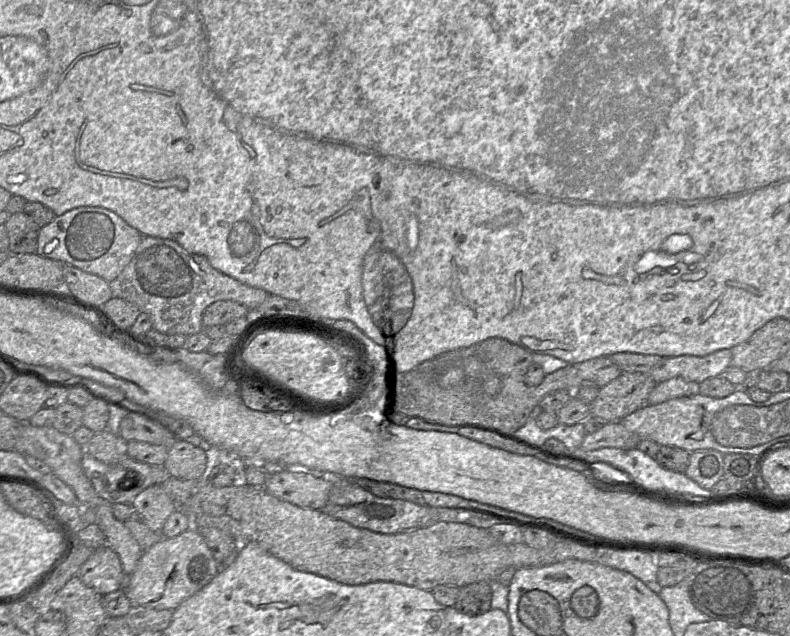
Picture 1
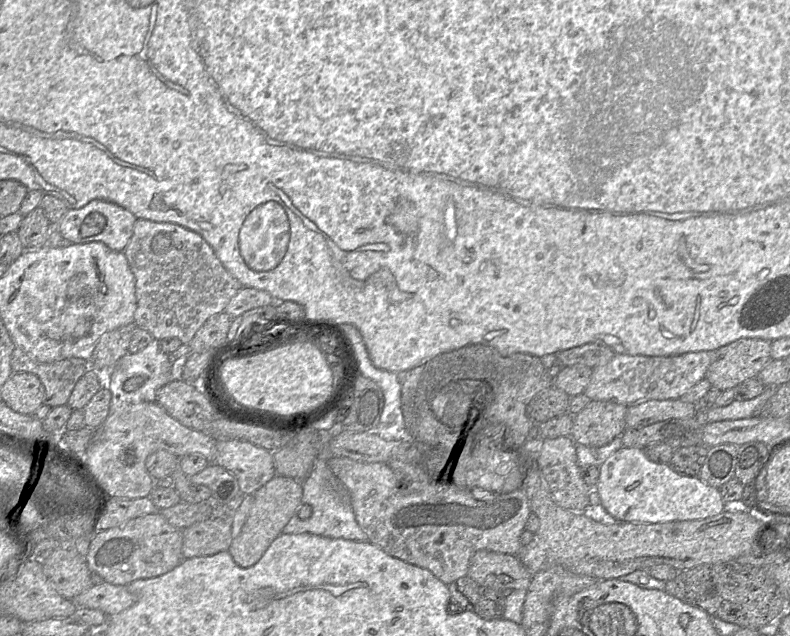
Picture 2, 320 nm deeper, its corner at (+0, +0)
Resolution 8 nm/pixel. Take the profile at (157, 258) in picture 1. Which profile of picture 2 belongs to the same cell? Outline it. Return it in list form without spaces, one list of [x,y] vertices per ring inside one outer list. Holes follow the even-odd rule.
[[[137,219],[132,237],[123,251],[135,277],[135,323],[148,329],[155,339],[176,336],[184,343],[191,342],[206,320],[224,311],[230,299],[242,288],[203,237],[178,224]]]

